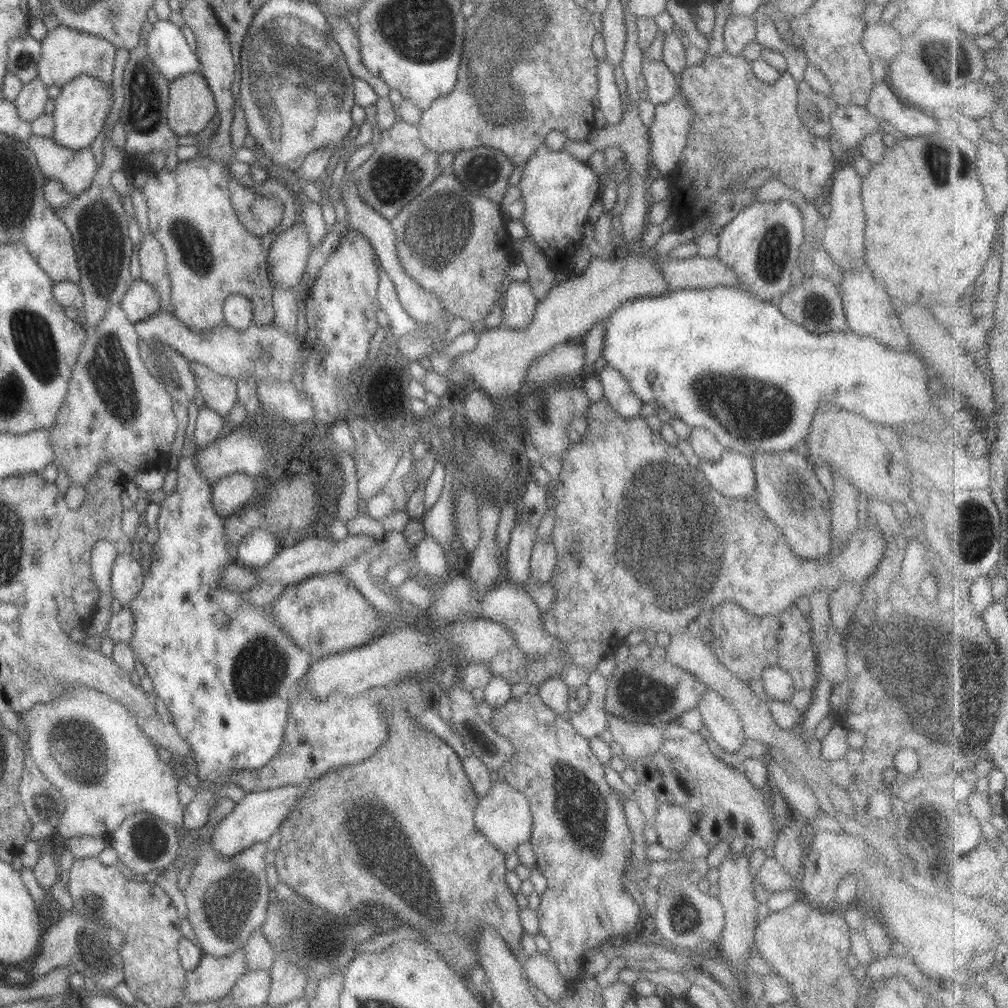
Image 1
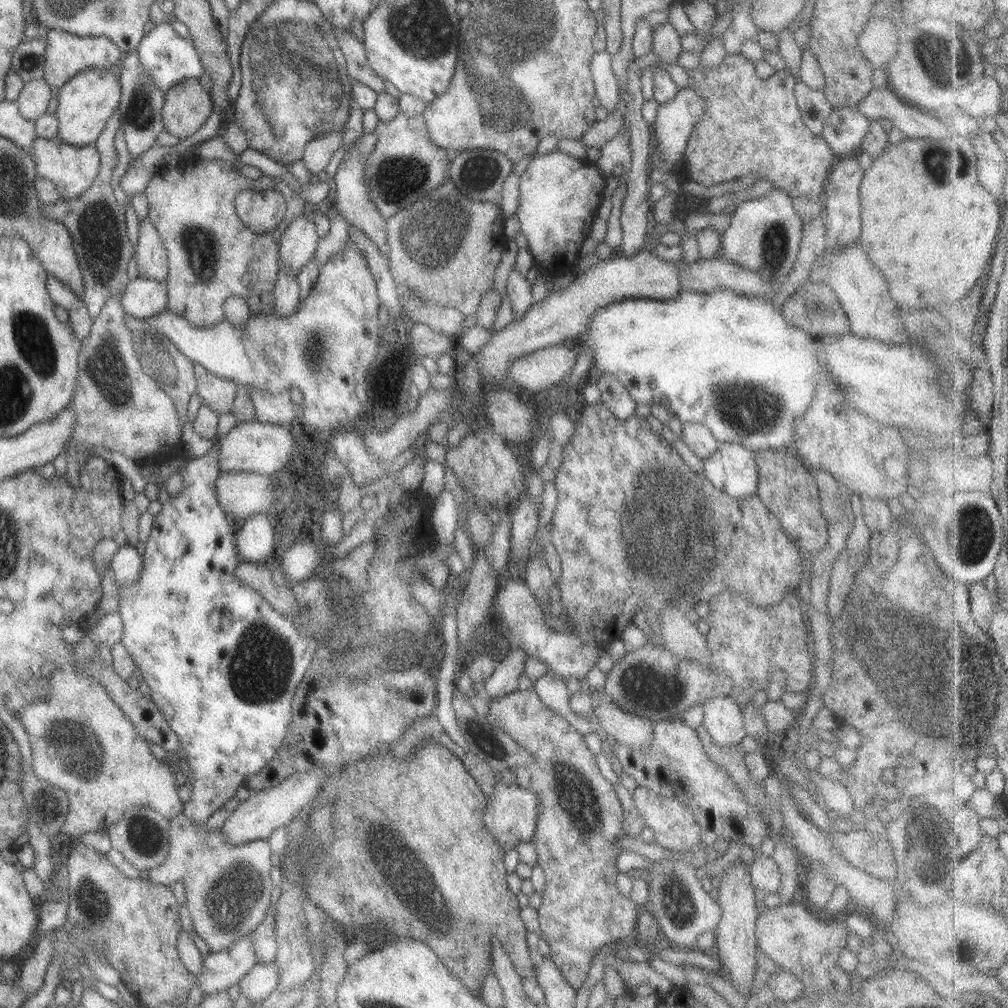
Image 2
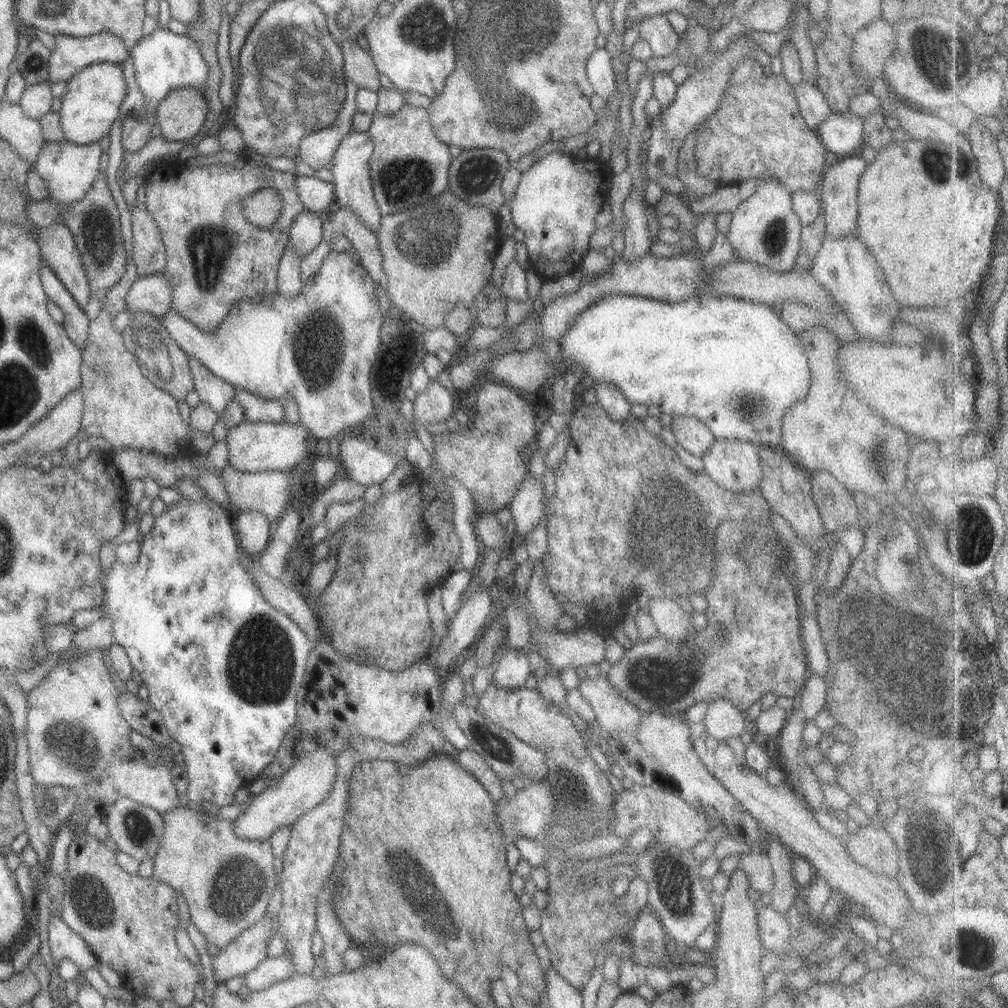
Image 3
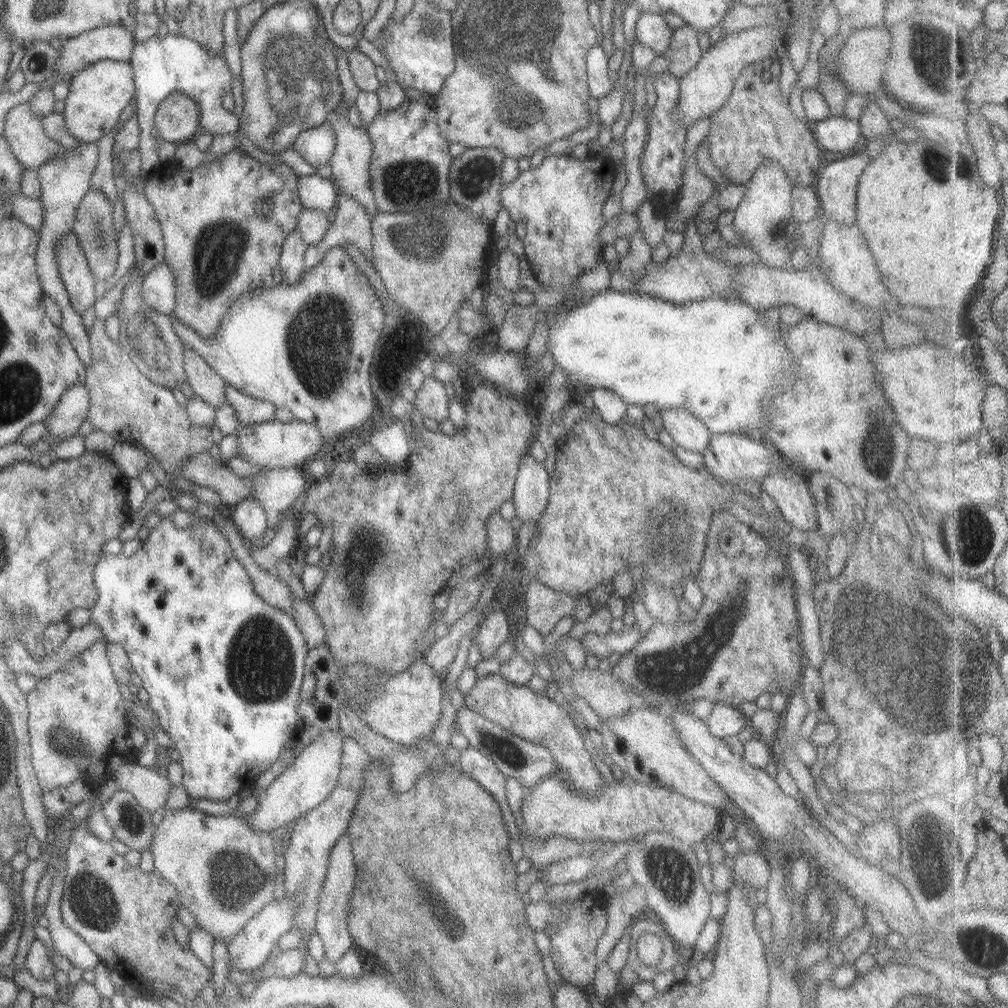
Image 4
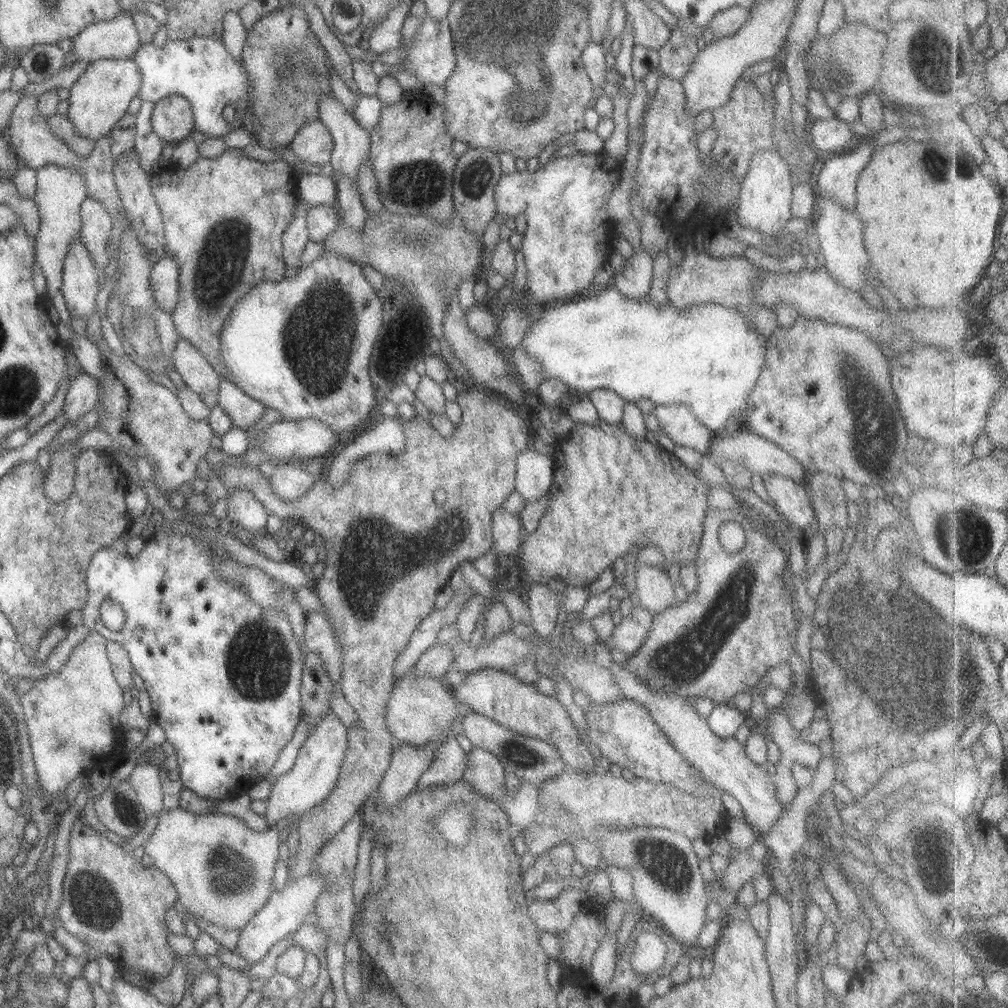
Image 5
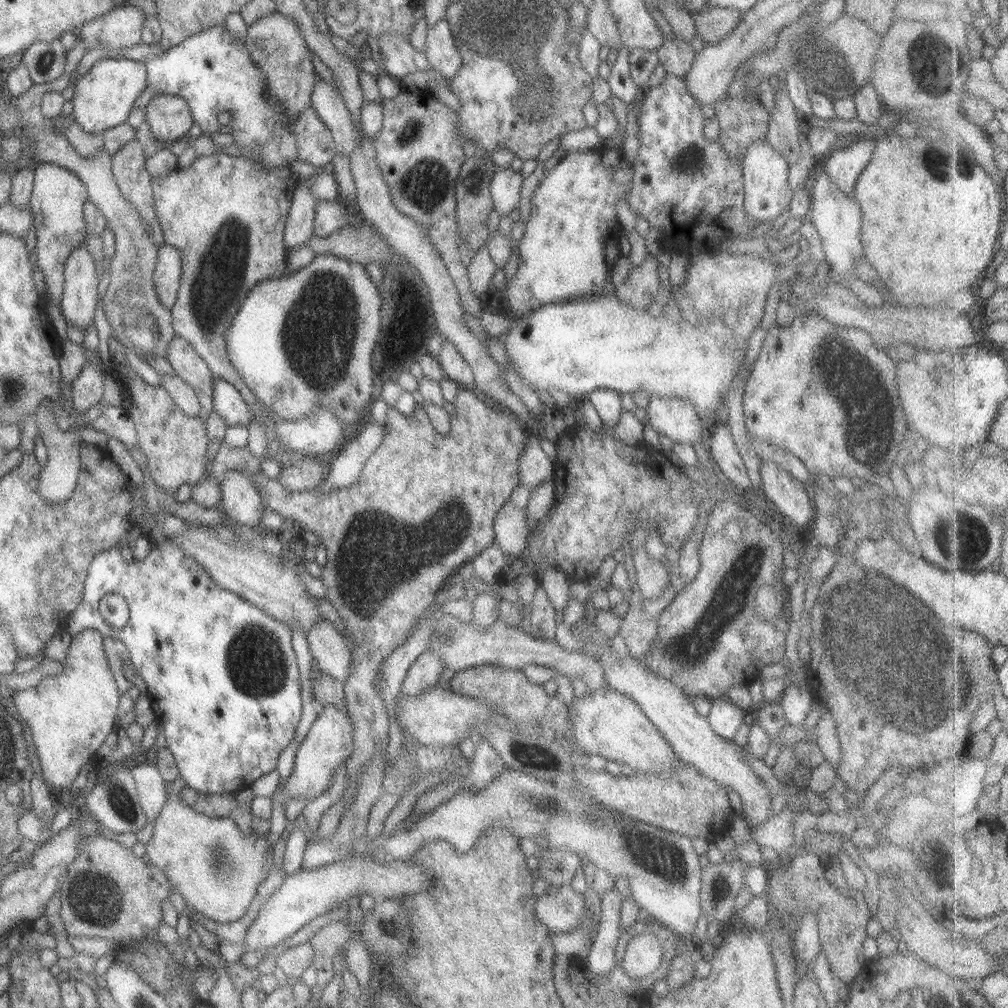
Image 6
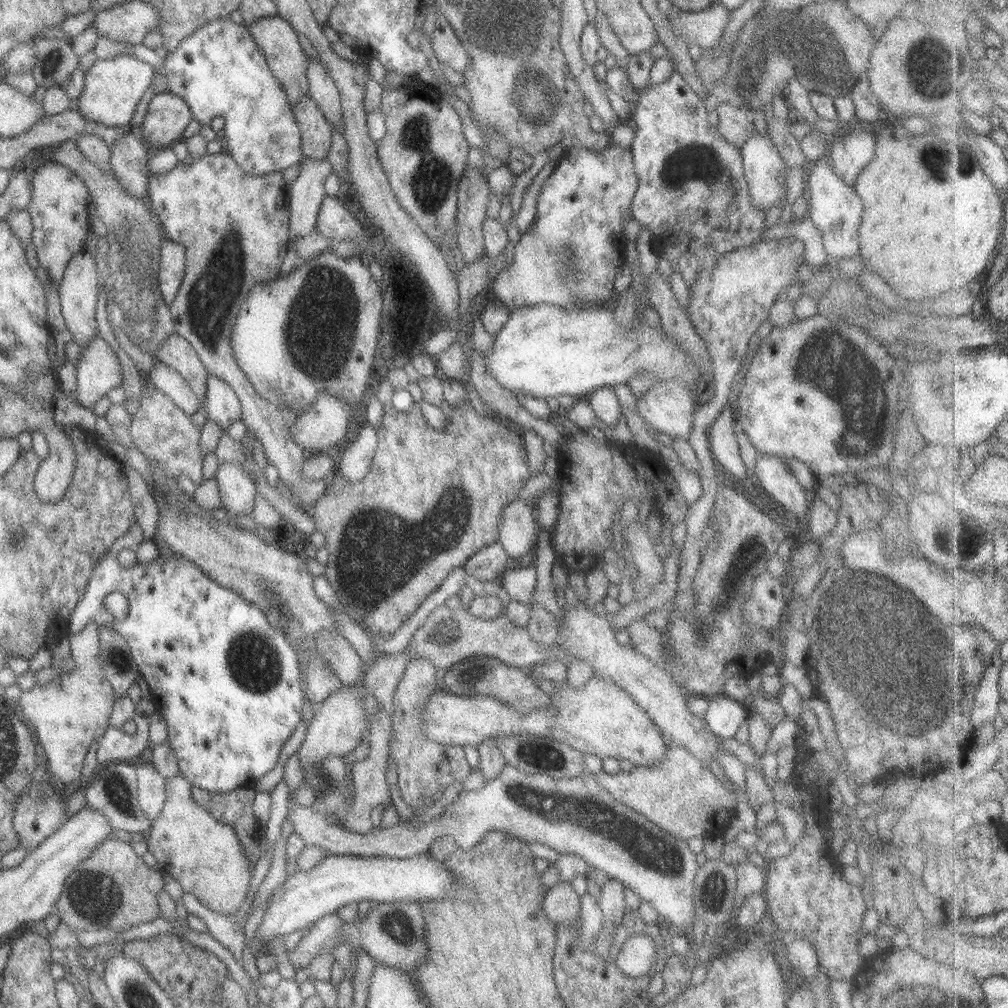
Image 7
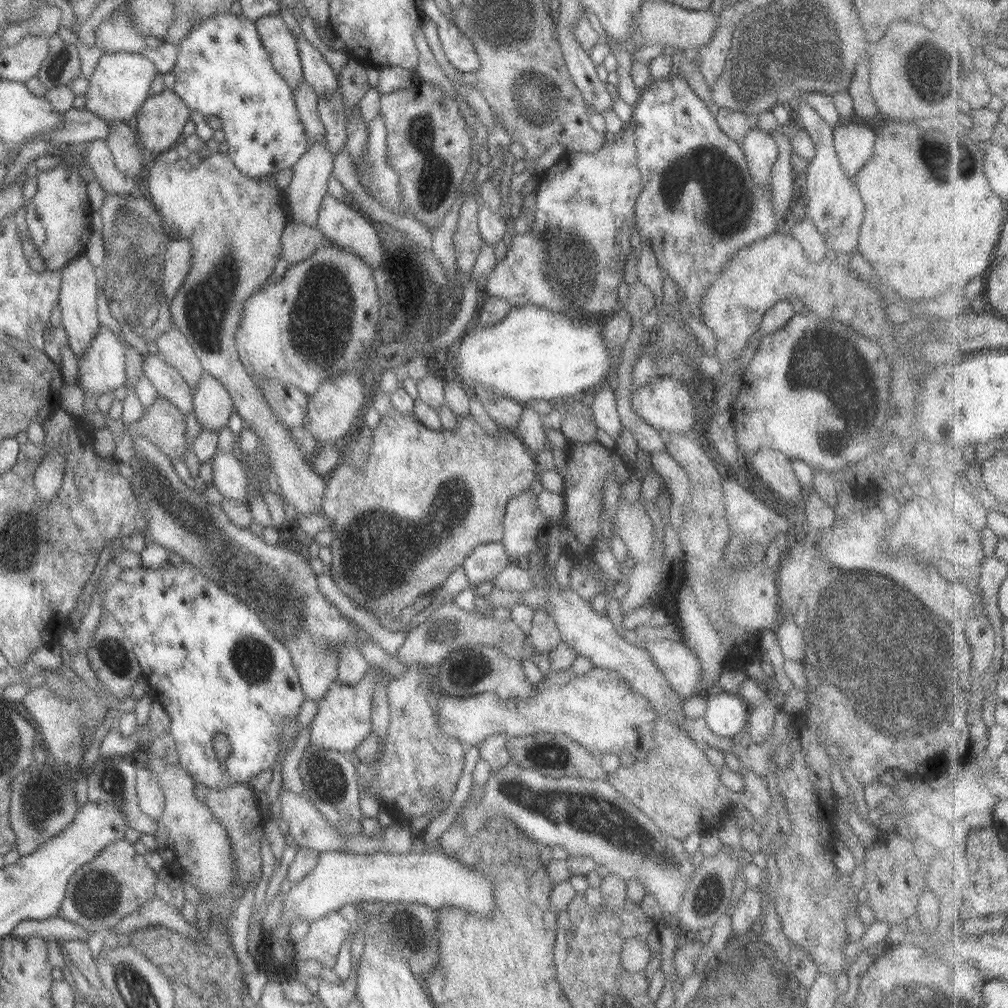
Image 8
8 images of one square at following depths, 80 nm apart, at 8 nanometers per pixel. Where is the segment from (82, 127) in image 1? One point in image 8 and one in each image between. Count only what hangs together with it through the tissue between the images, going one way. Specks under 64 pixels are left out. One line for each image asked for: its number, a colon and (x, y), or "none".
2: (84, 102)
3: (90, 103)
4: (96, 95)
5: (99, 97)
6: (102, 98)
7: (112, 87)
8: (118, 85)

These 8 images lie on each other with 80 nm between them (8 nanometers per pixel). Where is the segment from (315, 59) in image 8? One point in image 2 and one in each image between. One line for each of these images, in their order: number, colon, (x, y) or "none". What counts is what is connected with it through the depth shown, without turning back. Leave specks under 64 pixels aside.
2: (351, 199)
3: (352, 188)
4: (349, 162)
5: (350, 150)
6: (326, 101)
7: (321, 89)

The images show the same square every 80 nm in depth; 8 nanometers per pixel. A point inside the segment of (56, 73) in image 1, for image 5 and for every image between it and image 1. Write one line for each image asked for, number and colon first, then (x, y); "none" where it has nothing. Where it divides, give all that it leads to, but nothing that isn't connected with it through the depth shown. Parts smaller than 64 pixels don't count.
2: (66, 54)
3: (69, 54)
4: (103, 43)
5: (114, 38)

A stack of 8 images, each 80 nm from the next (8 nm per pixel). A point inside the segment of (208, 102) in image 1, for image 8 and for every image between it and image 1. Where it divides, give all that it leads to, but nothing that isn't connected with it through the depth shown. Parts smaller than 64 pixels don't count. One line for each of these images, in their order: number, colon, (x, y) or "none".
2: (186, 106)
3: (180, 115)
4: (176, 119)
5: (171, 120)
6: (168, 118)
7: (166, 117)
8: (160, 118)

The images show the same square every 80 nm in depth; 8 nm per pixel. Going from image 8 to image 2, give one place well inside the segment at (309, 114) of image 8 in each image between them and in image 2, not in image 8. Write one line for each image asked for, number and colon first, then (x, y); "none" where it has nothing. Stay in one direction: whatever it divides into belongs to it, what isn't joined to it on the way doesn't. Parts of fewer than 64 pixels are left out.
2: (315, 155)
3: (316, 149)
4: (315, 145)
5: (311, 144)
6: (314, 143)
7: (315, 132)

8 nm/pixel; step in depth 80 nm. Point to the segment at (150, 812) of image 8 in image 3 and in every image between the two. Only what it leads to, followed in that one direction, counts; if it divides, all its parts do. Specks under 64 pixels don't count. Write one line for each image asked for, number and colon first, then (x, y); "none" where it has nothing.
3: (76, 738)
4: (77, 729)
5: (144, 780)
6: (150, 786)
7: (150, 794)

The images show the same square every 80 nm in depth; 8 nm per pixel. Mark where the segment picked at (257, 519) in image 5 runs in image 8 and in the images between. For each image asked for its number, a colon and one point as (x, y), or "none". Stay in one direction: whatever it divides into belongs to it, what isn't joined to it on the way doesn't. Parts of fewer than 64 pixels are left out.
6: (240, 502)
7: (236, 491)
8: (229, 480)

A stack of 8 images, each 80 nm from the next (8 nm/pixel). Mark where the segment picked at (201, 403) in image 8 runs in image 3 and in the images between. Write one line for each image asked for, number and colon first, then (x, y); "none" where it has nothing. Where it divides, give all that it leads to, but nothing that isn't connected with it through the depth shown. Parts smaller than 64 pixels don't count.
3: (255, 409)
4: (248, 411)
5: (243, 412)
6: (226, 403)
7: (219, 405)

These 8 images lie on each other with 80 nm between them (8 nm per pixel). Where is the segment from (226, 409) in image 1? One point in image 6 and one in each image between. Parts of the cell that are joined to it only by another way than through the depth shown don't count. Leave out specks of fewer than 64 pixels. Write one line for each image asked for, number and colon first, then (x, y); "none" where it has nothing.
2: (216, 394)
3: (212, 391)
4: (206, 386)
5: (195, 372)
6: (186, 365)

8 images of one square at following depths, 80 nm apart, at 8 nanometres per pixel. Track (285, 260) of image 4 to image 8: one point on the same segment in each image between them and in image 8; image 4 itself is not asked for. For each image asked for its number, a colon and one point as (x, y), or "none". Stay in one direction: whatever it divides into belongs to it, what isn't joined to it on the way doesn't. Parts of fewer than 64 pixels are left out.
5: (294, 238)
6: (298, 226)
7: (305, 192)
8: (307, 187)

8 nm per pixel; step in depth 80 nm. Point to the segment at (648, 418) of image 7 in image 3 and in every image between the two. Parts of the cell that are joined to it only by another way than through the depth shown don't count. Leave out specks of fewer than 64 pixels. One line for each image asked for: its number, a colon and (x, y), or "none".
3: (691, 435)
4: (686, 432)
5: (676, 421)
6: (676, 419)

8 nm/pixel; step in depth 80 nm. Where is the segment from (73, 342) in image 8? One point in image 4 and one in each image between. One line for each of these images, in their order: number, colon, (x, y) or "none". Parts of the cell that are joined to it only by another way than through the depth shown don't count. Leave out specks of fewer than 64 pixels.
4: (78, 282)
5: (79, 285)
6: (80, 274)
7: (77, 291)

